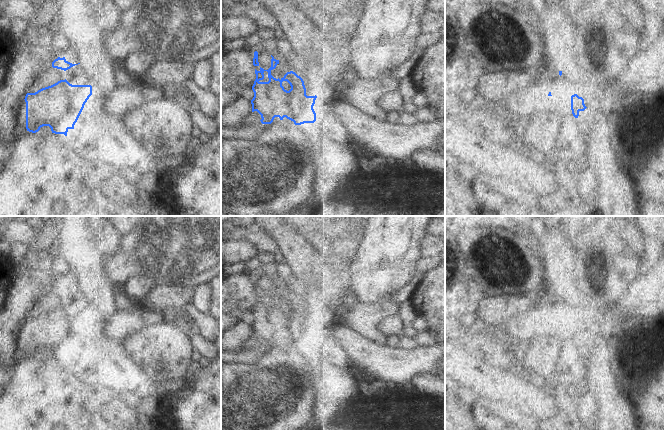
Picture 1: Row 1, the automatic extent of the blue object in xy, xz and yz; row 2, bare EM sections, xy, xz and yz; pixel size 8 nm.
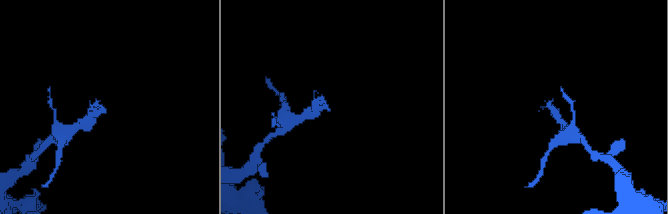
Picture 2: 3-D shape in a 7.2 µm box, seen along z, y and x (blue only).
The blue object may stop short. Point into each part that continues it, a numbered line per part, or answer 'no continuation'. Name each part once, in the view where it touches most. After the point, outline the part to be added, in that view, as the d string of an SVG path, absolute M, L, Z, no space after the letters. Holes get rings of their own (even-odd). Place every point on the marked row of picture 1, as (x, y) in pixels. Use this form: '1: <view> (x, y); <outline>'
no continuation

